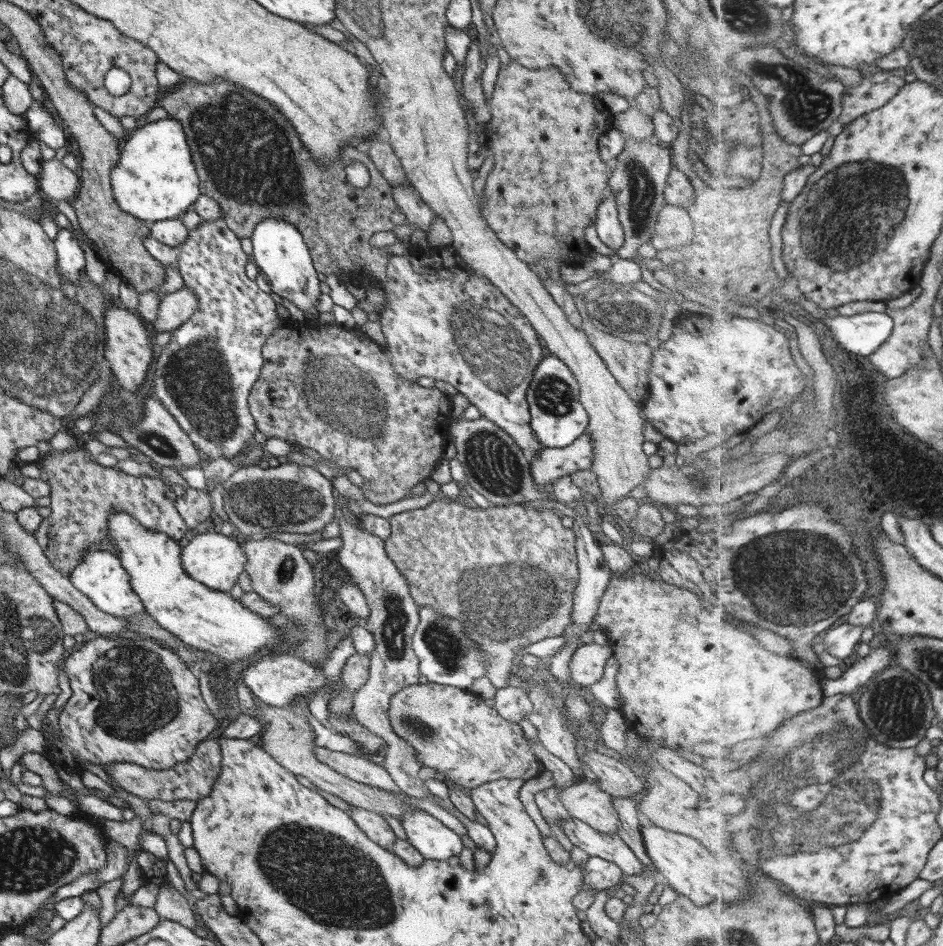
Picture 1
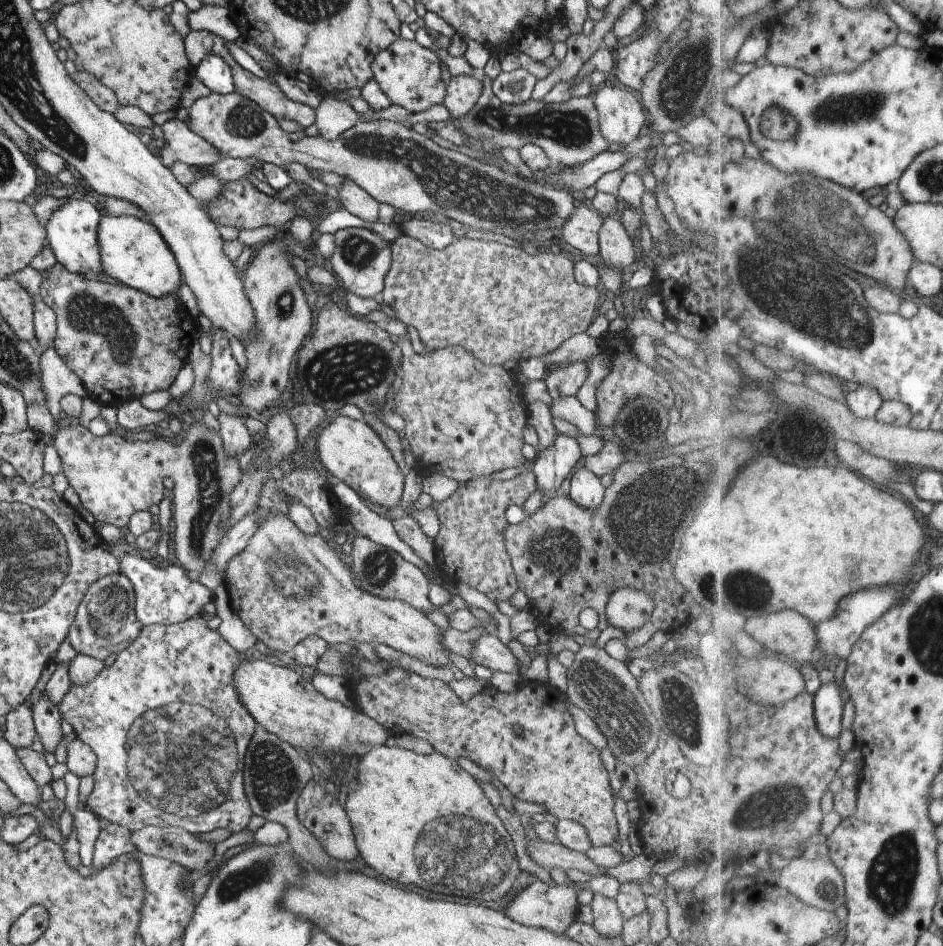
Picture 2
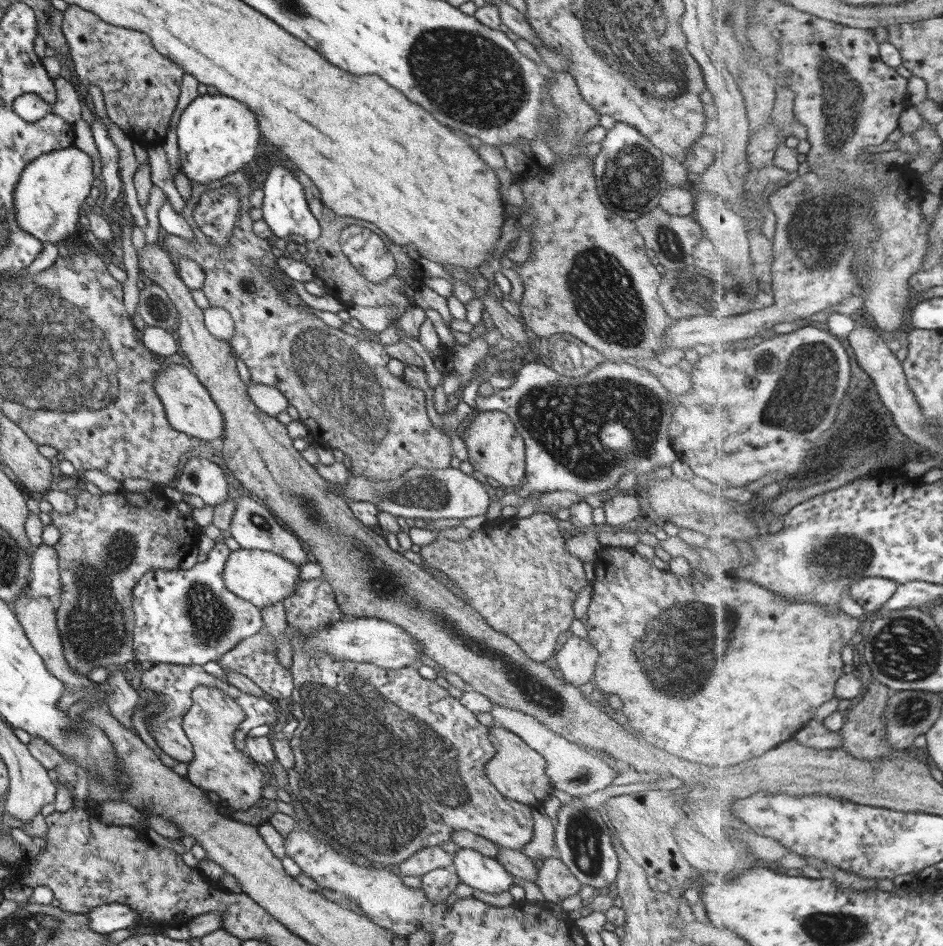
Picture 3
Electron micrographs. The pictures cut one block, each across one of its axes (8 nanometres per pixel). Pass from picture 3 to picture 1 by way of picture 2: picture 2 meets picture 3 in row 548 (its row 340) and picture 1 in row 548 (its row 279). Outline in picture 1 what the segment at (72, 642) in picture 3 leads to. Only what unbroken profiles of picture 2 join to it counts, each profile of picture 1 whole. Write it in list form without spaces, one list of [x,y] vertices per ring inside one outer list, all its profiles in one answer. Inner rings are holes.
[[[83,447],[69,451],[49,451],[42,454],[40,458],[40,468],[43,468],[47,483],[50,488],[49,517],[41,521],[35,531],[33,538],[41,547],[42,553],[48,558],[49,563],[55,570],[62,574],[67,574],[77,563],[79,557],[83,557],[87,551],[91,551],[96,546],[96,542],[103,540],[109,542],[107,538],[106,521],[111,511],[123,510],[132,518],[135,518],[142,528],[153,532],[166,534],[169,538],[182,543],[190,534],[185,522],[179,517],[175,510],[175,494],[158,478],[149,476],[134,477],[125,474],[117,467],[102,467],[95,463],[91,456]]]

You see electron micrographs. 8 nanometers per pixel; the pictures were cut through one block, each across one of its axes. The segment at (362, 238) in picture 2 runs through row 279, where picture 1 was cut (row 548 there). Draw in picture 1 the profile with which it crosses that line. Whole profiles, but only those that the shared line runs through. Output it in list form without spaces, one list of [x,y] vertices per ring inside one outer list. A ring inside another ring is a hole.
[[[341,510],[334,511],[333,520],[338,525],[341,547],[331,557],[351,576],[365,598],[369,615],[364,627],[371,634],[374,644],[370,652],[367,680],[352,694],[352,716],[362,728],[383,740],[386,749],[383,752],[385,759],[382,768],[389,773],[401,794],[417,799],[430,798],[437,803],[417,776],[420,764],[414,760],[413,748],[390,730],[390,722],[386,718],[390,696],[399,689],[418,684],[418,660],[410,645],[413,631],[419,622],[417,605],[409,595],[405,577],[385,555],[384,541],[361,530],[354,519],[344,515]]]

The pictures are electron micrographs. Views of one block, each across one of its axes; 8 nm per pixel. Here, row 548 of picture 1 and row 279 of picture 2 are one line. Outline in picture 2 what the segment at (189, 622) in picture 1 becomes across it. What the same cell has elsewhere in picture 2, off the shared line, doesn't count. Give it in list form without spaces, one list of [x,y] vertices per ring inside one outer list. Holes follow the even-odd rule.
[[[101,212],[97,238],[102,272],[121,285],[157,298],[173,295],[182,284],[174,256],[151,223],[134,216],[112,217]]]

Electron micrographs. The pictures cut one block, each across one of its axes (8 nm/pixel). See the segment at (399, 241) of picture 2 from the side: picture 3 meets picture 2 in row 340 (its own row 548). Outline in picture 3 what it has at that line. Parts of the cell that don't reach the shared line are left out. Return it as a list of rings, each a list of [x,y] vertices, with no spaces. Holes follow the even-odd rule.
[[[531,514],[529,518],[509,518],[509,520],[504,520],[500,524],[492,525],[482,525],[477,530],[472,530],[471,536],[463,541],[451,541],[444,537],[435,539],[427,545],[420,546],[419,554],[422,560],[431,568],[436,568],[439,572],[442,572],[450,578],[457,586],[461,589],[461,592],[467,597],[465,602],[469,606],[472,606],[479,614],[480,618],[484,620],[491,628],[495,629],[497,632],[505,634],[519,646],[519,648],[535,662],[541,663],[543,661],[552,660],[555,651],[558,646],[555,642],[559,634],[563,634],[565,630],[568,630],[569,623],[573,620],[573,611],[571,611],[571,605],[575,598],[577,598],[577,592],[586,585],[585,573],[583,573],[583,566],[576,556],[573,556],[566,548],[564,548],[565,540],[567,535],[559,529],[557,524],[554,522],[554,517],[551,514]]]

